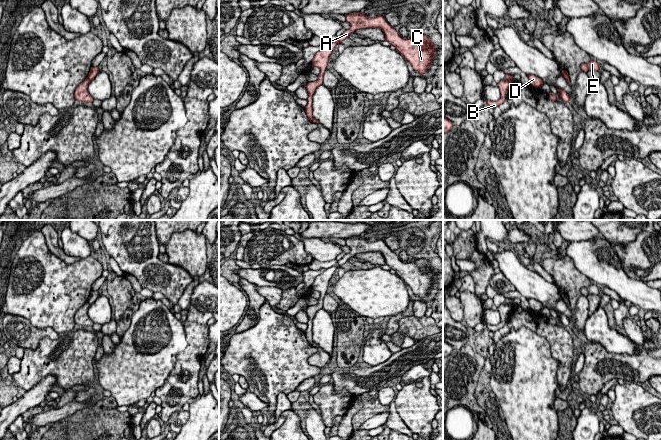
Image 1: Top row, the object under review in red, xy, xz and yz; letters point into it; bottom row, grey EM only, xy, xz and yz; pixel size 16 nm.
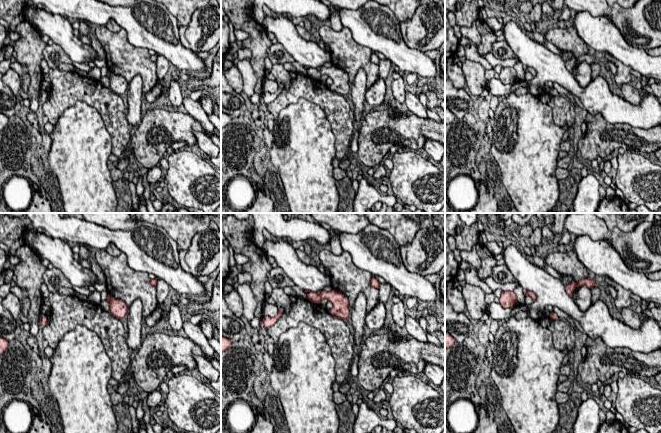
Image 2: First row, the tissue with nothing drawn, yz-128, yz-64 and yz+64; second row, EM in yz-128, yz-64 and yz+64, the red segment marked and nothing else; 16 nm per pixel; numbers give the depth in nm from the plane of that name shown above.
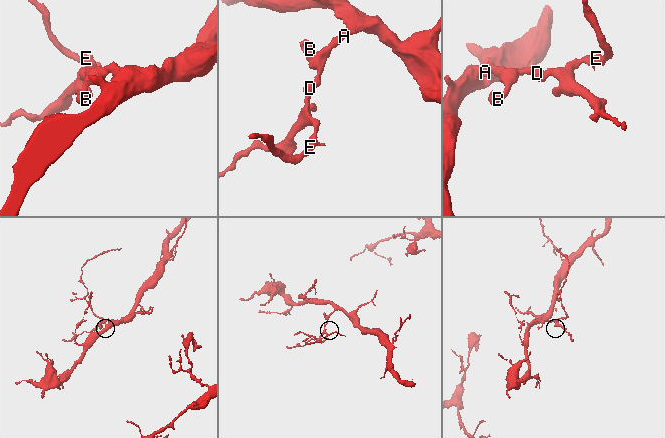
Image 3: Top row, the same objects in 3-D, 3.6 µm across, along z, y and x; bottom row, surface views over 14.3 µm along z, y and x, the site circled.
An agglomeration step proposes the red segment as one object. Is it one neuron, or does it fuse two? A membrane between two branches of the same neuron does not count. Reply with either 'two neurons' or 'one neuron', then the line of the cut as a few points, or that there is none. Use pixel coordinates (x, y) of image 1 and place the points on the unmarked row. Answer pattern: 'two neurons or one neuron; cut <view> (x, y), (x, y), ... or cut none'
one neuron; cut none

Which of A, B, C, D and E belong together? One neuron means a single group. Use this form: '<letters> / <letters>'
A B C D E

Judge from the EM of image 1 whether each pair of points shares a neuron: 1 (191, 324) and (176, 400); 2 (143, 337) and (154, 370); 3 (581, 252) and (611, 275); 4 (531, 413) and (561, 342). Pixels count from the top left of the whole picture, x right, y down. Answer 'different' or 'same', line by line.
1: same
2: same
3: same
4: different

